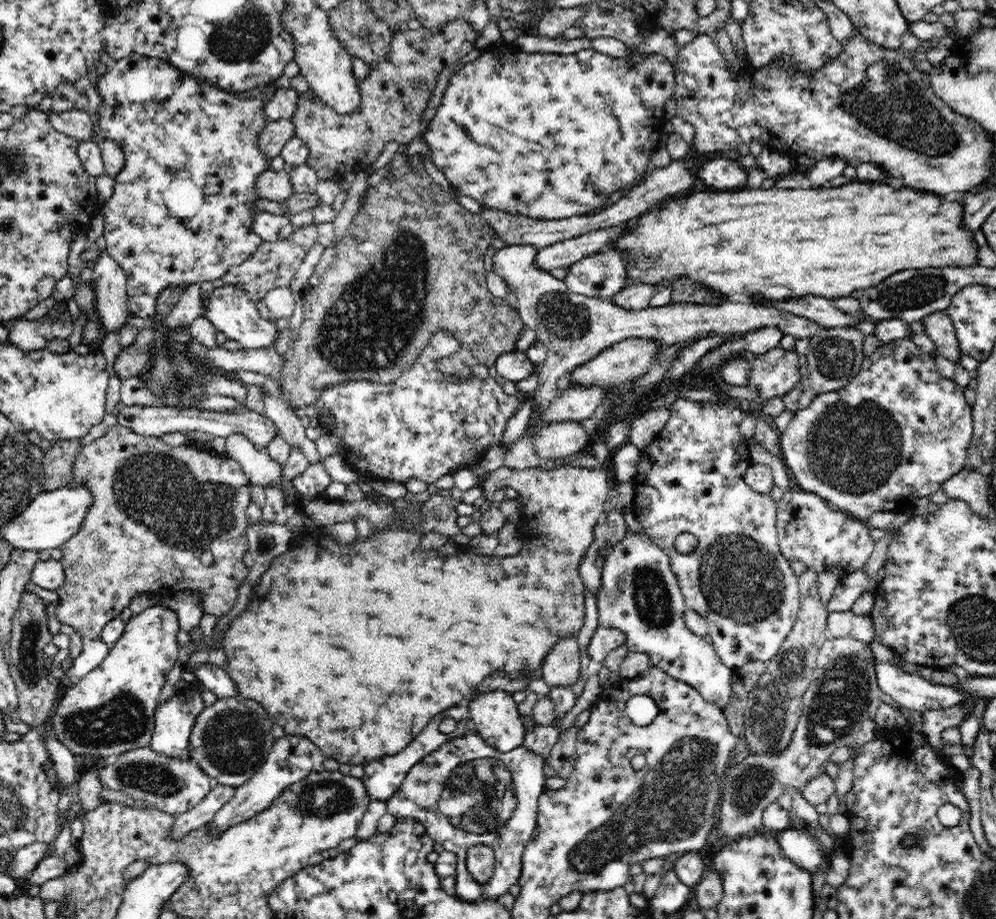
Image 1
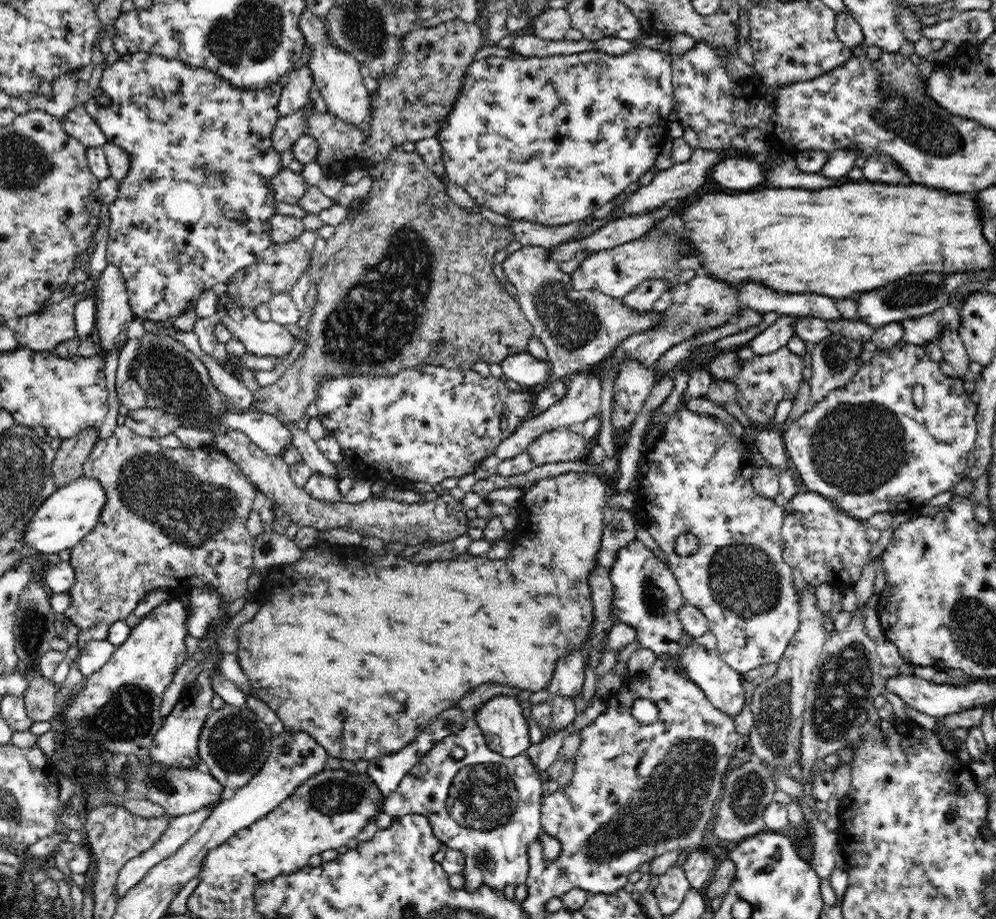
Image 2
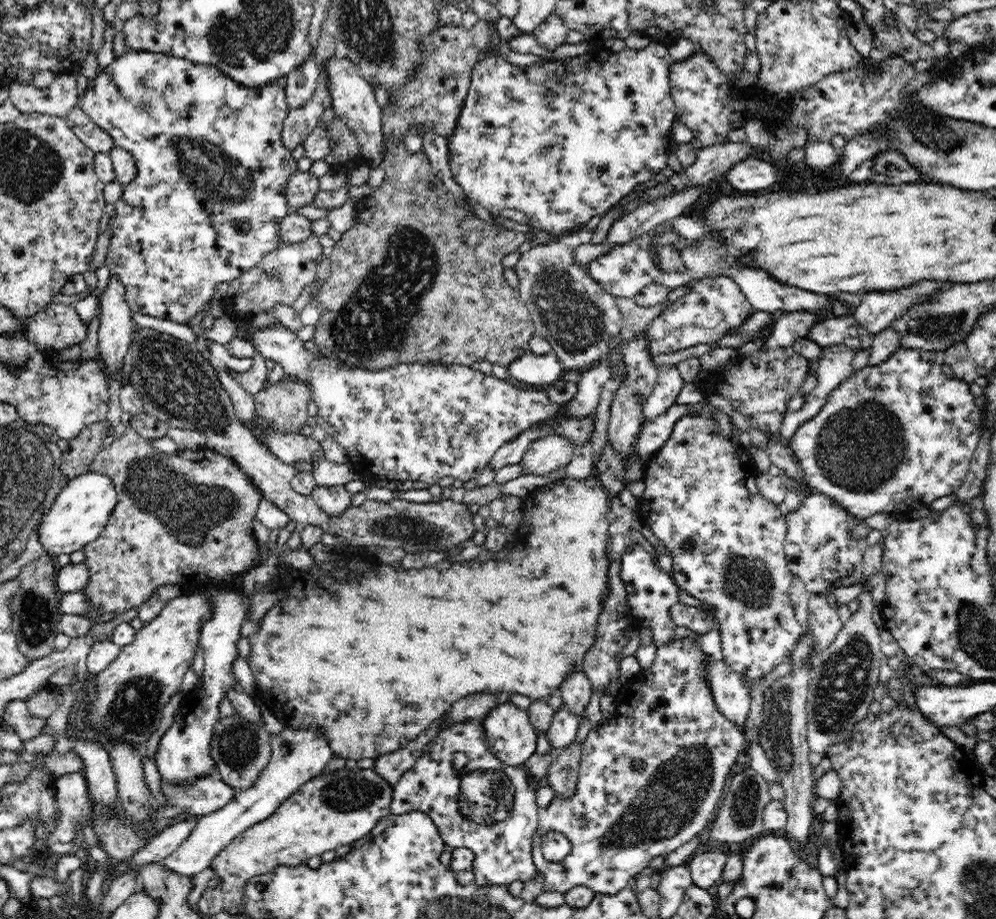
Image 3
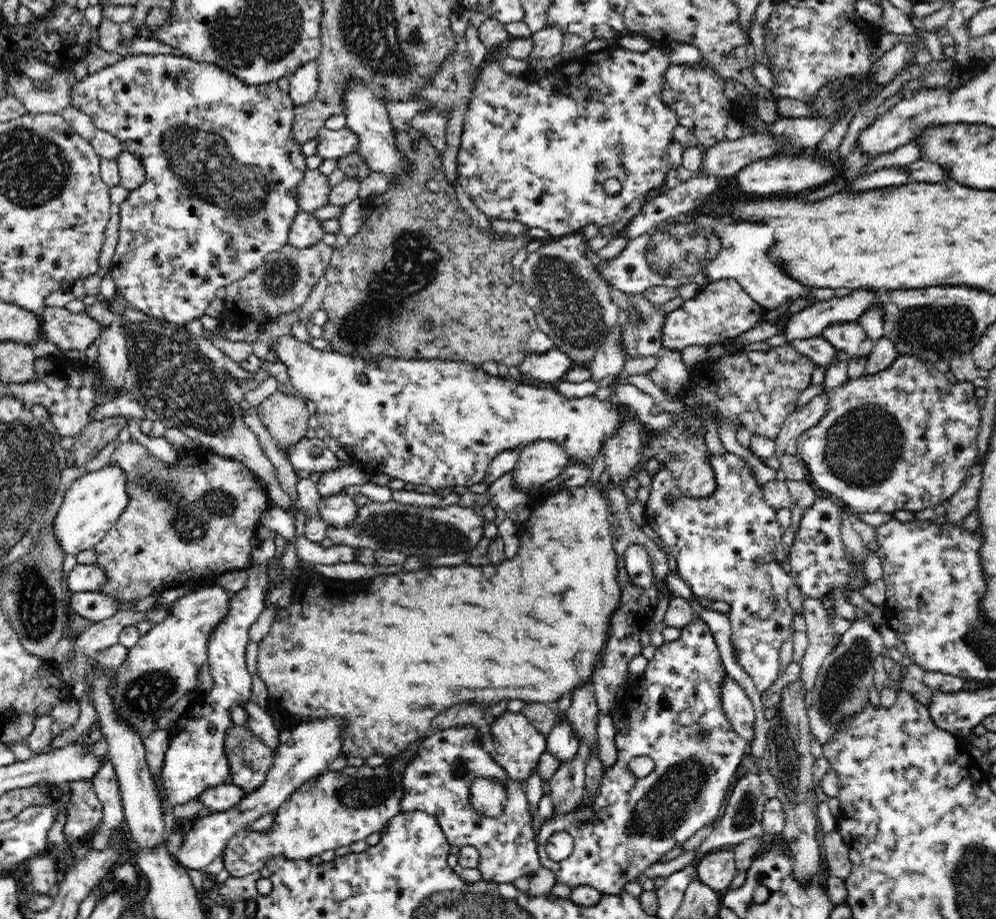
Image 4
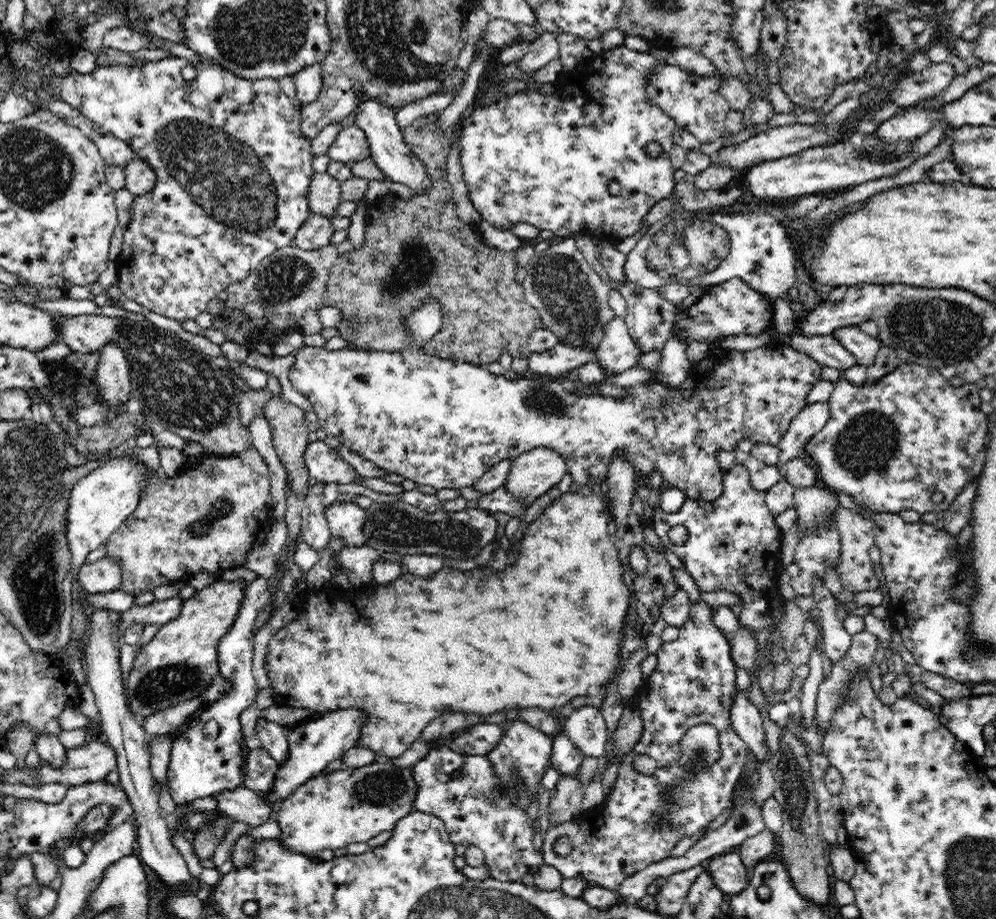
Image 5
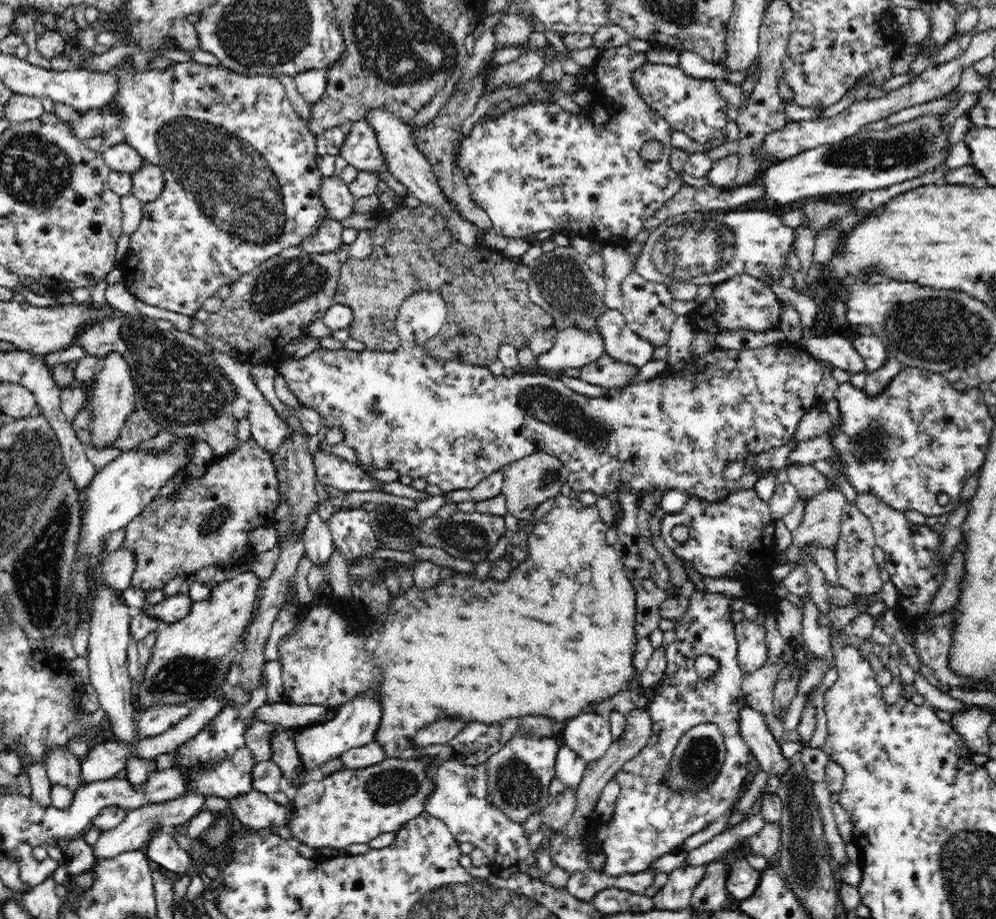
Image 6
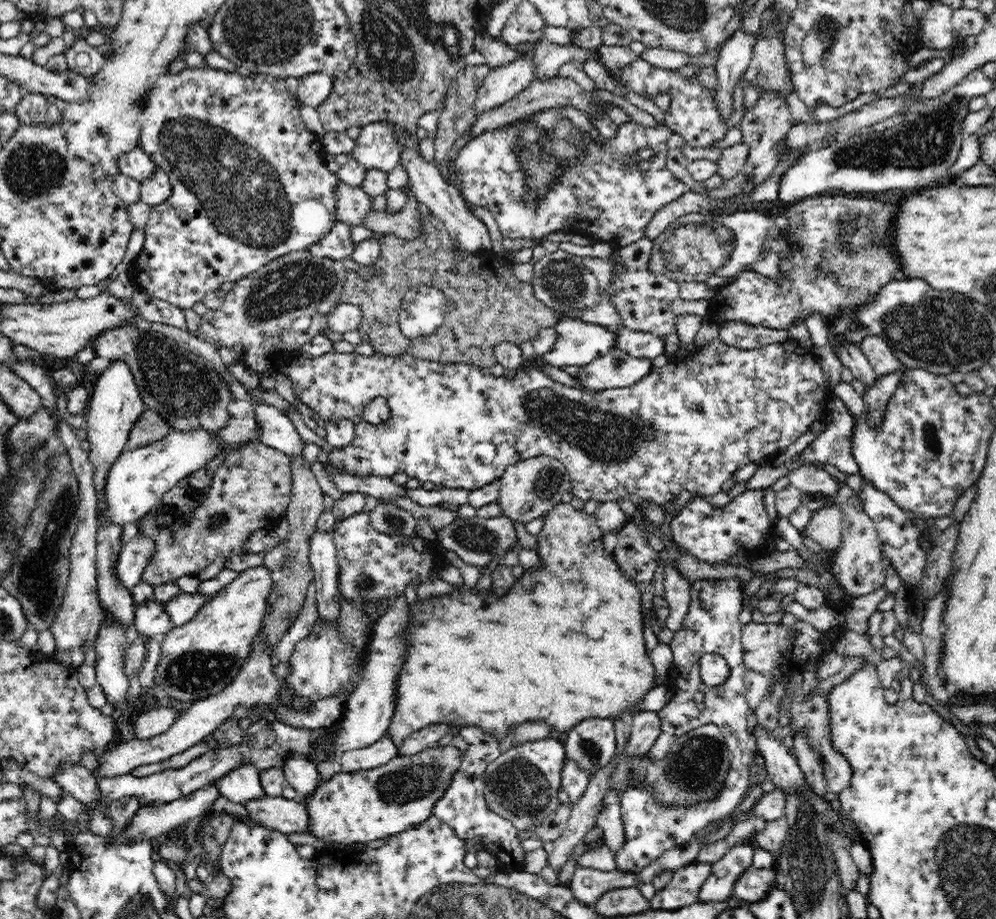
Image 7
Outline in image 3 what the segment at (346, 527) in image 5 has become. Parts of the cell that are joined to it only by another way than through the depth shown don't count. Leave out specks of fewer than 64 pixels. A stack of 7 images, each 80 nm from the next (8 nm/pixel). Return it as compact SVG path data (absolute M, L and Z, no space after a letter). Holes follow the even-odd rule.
M316 484L312 489L312 499L324 514L332 515L332 518L346 514L352 506L352 495L344 485L324 487Z

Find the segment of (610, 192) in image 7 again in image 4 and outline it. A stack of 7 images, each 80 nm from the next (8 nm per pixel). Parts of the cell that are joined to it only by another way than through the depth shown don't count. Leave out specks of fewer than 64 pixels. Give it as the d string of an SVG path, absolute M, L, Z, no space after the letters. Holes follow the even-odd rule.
M617 46L604 48L594 53L585 52L580 57L575 56L569 61L563 60L558 66L549 70L547 76L540 77L535 81L530 81L529 76L517 78L508 74L498 61L483 64L480 74L474 79L473 91L465 114L457 152L457 182L462 185L462 189L468 193L474 204L487 217L516 220L516 222L526 224L529 228L544 228L550 236L570 235L576 233L576 230L582 230L588 224L595 224L598 230L602 226L608 226L611 230L616 231L616 234L620 234L630 219L640 212L642 204L644 204L640 200L648 192L652 192L656 186L664 186L664 188L660 188L658 194L662 194L662 190L666 190L664 178L666 178L666 172L673 168L668 151L674 141L673 132L678 121L674 109L662 101L664 74L670 65L672 65L672 61L667 55L666 48L660 49L654 46L649 46L646 52L634 52ZM610 178L616 178L622 185L622 189L616 195L610 195L604 191L604 182Z

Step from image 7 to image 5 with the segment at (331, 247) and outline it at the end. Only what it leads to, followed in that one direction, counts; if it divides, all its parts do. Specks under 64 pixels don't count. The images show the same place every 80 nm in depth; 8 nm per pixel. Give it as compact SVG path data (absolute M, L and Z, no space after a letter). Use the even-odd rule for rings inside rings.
M314 214L296 234L294 245L302 250L316 250L321 246L332 244L331 236L335 232L330 220L325 216Z

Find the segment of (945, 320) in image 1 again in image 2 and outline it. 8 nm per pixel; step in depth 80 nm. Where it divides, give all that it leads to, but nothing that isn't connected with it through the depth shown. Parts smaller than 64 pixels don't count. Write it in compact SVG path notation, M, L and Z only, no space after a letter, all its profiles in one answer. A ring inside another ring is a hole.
M944 331L938 344L944 354L943 360L954 369L955 377L968 381L975 379L976 374L969 370L971 359L968 357L966 347L956 331Z

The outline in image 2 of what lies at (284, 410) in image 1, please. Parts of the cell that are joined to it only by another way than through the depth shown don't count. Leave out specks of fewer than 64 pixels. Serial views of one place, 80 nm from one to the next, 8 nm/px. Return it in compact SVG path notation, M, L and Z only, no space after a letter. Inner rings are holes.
M297 424L287 426L286 428L292 433L292 446L296 448L302 460L310 467L312 472L322 473L322 475L330 477L335 481L342 479L338 476L336 463L330 462L324 456L317 442L314 442L305 430L300 430Z

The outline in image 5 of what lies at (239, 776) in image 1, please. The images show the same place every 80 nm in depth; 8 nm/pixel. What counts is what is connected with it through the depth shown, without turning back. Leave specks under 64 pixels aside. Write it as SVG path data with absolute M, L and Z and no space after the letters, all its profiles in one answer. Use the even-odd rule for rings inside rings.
M250 745L243 764L243 785L253 791L270 794L278 774L278 761L264 747Z

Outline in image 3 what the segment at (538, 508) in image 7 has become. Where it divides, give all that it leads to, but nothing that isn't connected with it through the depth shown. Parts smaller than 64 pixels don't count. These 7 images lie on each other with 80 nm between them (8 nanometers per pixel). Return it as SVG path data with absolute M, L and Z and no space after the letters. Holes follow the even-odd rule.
M549 435L528 446L520 462L521 474L547 474L566 467L574 458L577 458L576 447L561 436Z

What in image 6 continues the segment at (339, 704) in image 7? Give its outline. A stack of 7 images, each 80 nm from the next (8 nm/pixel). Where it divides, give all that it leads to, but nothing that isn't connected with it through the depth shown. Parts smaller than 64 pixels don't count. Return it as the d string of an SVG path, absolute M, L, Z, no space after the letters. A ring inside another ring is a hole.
M269 703L260 706L252 721L261 720L270 724L278 724L285 730L299 730L330 720L335 715L334 706L318 706L314 704L295 705L292 703Z

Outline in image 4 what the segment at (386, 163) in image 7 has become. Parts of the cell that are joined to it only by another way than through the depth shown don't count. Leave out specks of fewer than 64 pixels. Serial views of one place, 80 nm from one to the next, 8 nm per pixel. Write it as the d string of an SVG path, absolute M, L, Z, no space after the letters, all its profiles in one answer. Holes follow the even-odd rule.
M347 127L339 130L319 128L316 138L315 155L324 160L338 161L350 154L358 153L359 138L355 132Z

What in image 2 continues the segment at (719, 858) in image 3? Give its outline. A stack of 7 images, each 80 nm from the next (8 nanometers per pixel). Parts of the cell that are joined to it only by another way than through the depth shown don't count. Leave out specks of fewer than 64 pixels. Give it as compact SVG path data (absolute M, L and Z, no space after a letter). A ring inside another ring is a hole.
M694 850L684 854L679 866L684 869L690 887L702 890L712 880L712 874L718 866L715 861L714 856Z

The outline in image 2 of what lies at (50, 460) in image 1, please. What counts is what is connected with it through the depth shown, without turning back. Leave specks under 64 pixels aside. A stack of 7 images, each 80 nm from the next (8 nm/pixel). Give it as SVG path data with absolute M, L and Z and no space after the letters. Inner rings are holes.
M100 428L87 429L78 434L78 437L61 441L52 463L52 474L60 488L82 477L83 462L93 449L94 443L100 440L99 434Z

